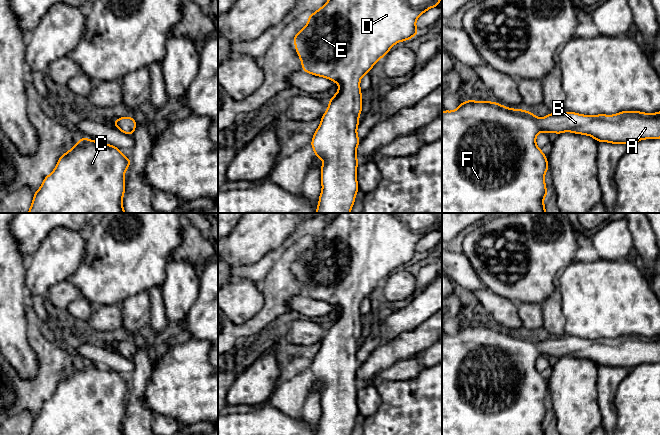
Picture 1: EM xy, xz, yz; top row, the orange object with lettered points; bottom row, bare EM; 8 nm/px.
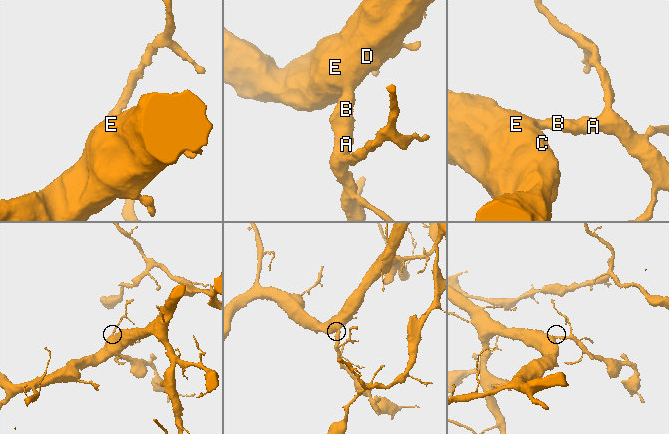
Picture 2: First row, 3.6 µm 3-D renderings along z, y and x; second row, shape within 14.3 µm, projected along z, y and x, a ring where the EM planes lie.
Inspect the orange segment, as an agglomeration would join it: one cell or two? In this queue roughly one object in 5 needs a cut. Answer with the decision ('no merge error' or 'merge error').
no merge error

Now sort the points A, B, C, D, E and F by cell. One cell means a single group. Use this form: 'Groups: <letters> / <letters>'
Groups: A B C D E F

